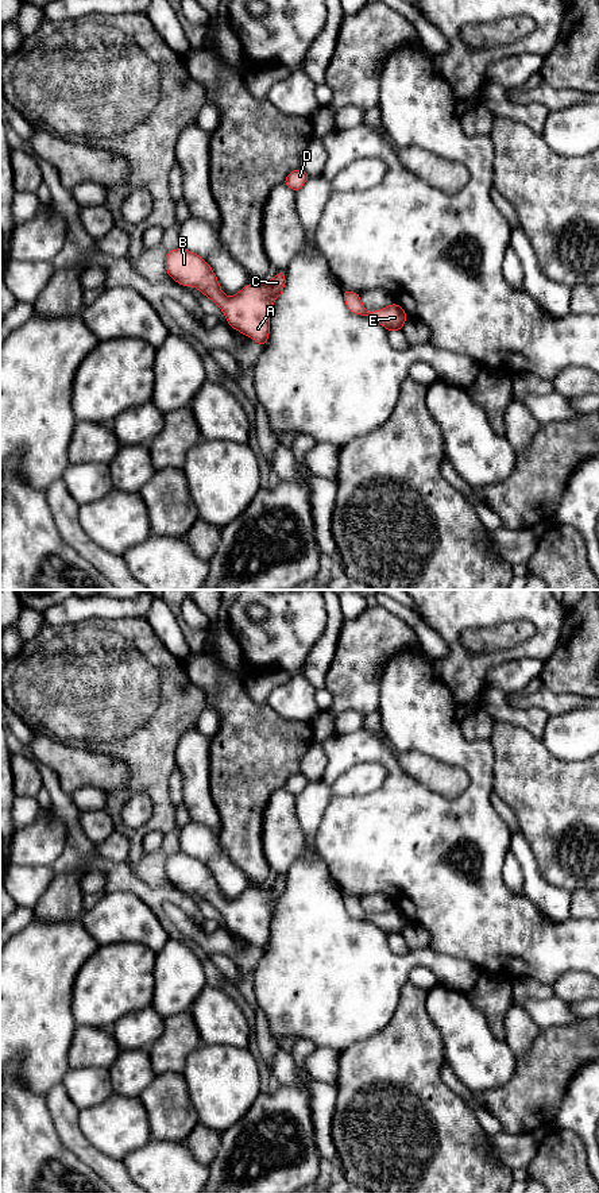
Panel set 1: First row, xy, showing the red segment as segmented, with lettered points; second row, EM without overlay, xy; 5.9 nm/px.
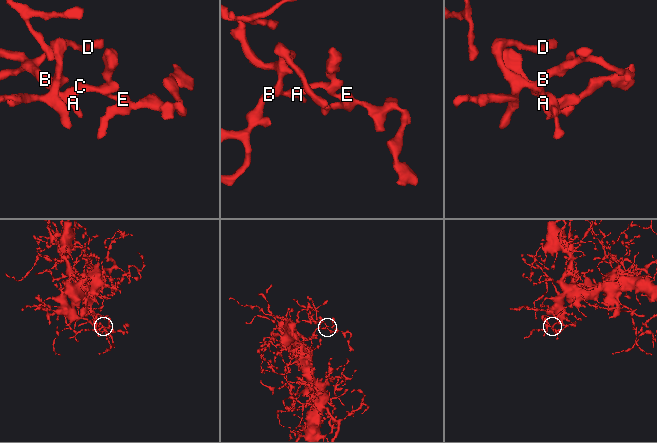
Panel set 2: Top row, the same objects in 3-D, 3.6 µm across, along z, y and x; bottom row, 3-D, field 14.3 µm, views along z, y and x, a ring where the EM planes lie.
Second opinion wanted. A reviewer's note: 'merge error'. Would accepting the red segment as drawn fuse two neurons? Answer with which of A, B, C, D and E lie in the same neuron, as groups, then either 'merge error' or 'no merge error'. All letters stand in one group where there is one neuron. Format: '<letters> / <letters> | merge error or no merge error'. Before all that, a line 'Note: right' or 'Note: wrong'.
Note: wrong
A B C D E | no merge error

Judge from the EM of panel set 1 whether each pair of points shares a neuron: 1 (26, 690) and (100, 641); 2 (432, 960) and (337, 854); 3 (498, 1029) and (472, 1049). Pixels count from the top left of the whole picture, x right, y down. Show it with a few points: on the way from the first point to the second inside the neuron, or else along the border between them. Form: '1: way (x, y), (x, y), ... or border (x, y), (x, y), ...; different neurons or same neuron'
1: way (45, 690), (51, 690), (81, 660); same neuron
2: border (428, 948), (458, 958); different neurons
3: border (474, 1007), (483, 1014), (489, 1029), (503, 1039); different neurons

